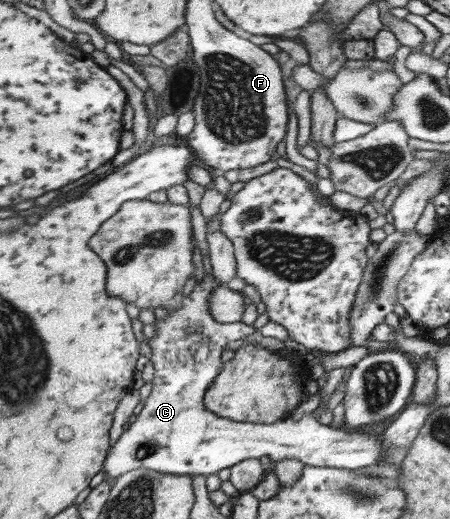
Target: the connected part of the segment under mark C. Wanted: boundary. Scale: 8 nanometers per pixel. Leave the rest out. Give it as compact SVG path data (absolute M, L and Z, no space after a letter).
M206 273L203 283L196 282L193 292L184 297L183 307L171 311L167 321L155 321L156 334L148 341L153 352L147 355L155 369L153 390L135 422L129 424L108 450L102 468L105 478L112 482L136 468L163 474L207 476L246 458L262 456L268 456L272 464L292 458L304 465L351 470L378 464L386 453L383 436L323 426L312 413L303 414L299 420L289 416L273 424L237 424L205 409L203 398L225 366L221 360L224 346L255 332L241 322L221 324L211 316L208 298L219 286L216 278Z

